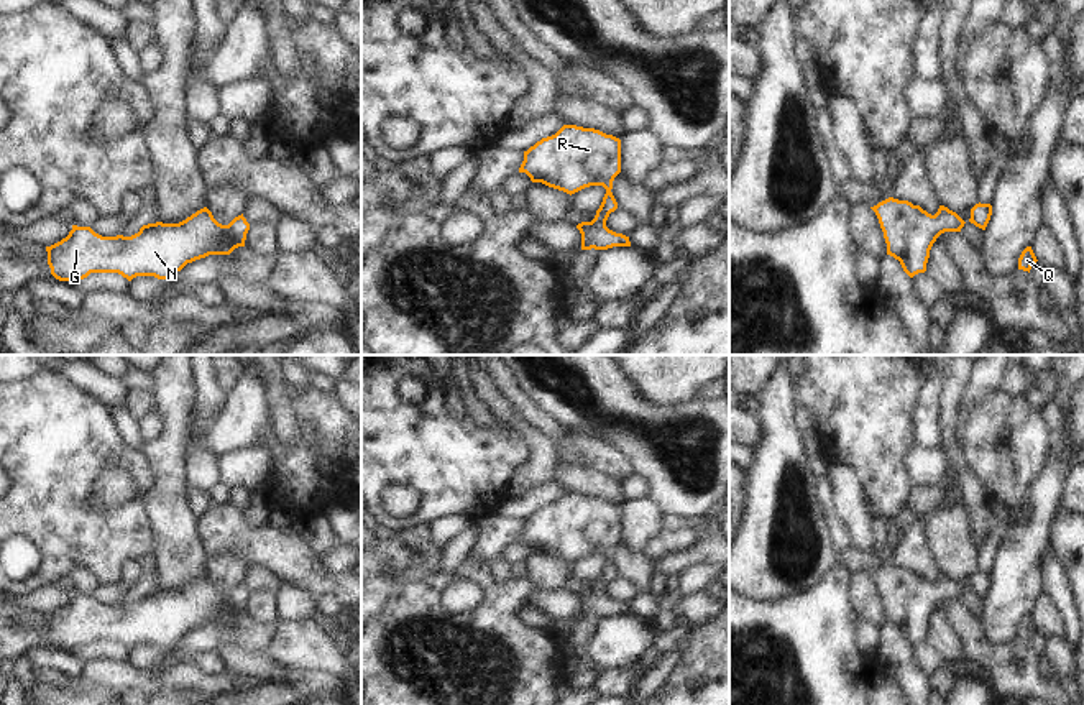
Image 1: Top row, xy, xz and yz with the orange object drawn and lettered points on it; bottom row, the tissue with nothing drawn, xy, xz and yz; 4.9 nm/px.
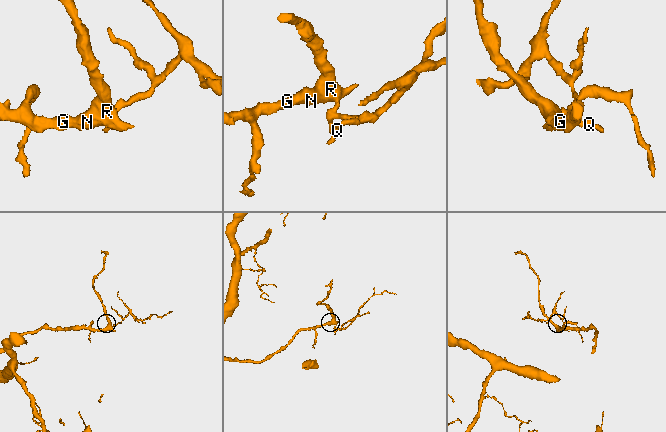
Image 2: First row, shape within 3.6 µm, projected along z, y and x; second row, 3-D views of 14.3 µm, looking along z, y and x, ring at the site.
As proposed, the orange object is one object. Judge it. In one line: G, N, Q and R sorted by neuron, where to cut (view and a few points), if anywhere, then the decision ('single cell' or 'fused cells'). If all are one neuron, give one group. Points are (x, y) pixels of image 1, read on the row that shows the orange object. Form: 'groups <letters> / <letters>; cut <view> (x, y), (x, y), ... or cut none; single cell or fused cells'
groups G N Q R; cut none; single cell

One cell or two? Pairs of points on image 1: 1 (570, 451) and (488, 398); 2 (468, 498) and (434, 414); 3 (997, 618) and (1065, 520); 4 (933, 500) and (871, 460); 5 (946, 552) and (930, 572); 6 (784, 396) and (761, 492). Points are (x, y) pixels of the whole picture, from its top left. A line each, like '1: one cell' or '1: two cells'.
1: two cells
2: one cell
3: two cells
4: two cells
5: two cells
6: one cell

